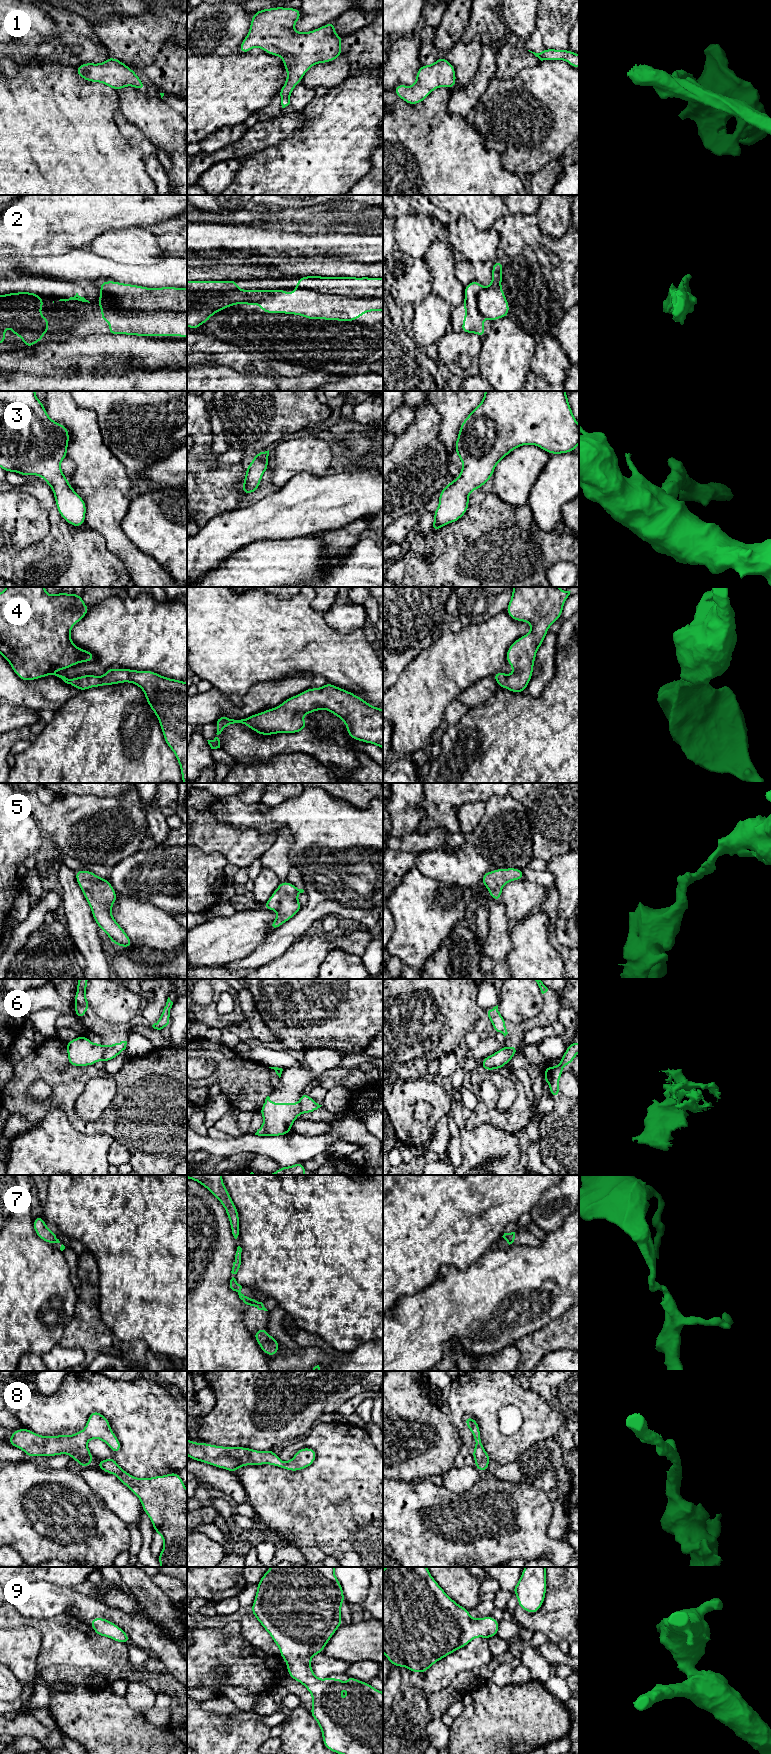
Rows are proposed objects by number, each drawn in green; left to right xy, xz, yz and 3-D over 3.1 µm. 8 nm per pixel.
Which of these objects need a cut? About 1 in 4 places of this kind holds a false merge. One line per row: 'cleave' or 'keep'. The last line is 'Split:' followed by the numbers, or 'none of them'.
1: keep
2: keep
3: keep
4: keep
5: keep
6: cleave
7: keep
8: keep
9: keep
Split: 6

